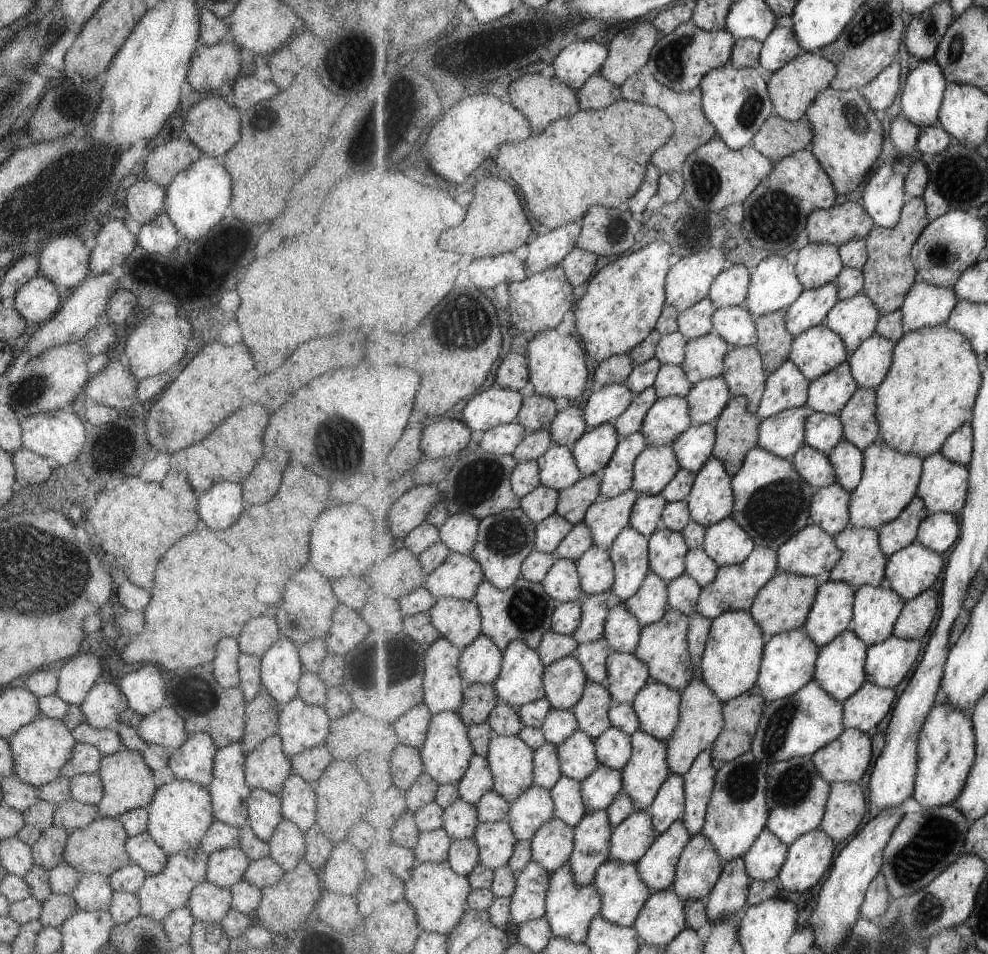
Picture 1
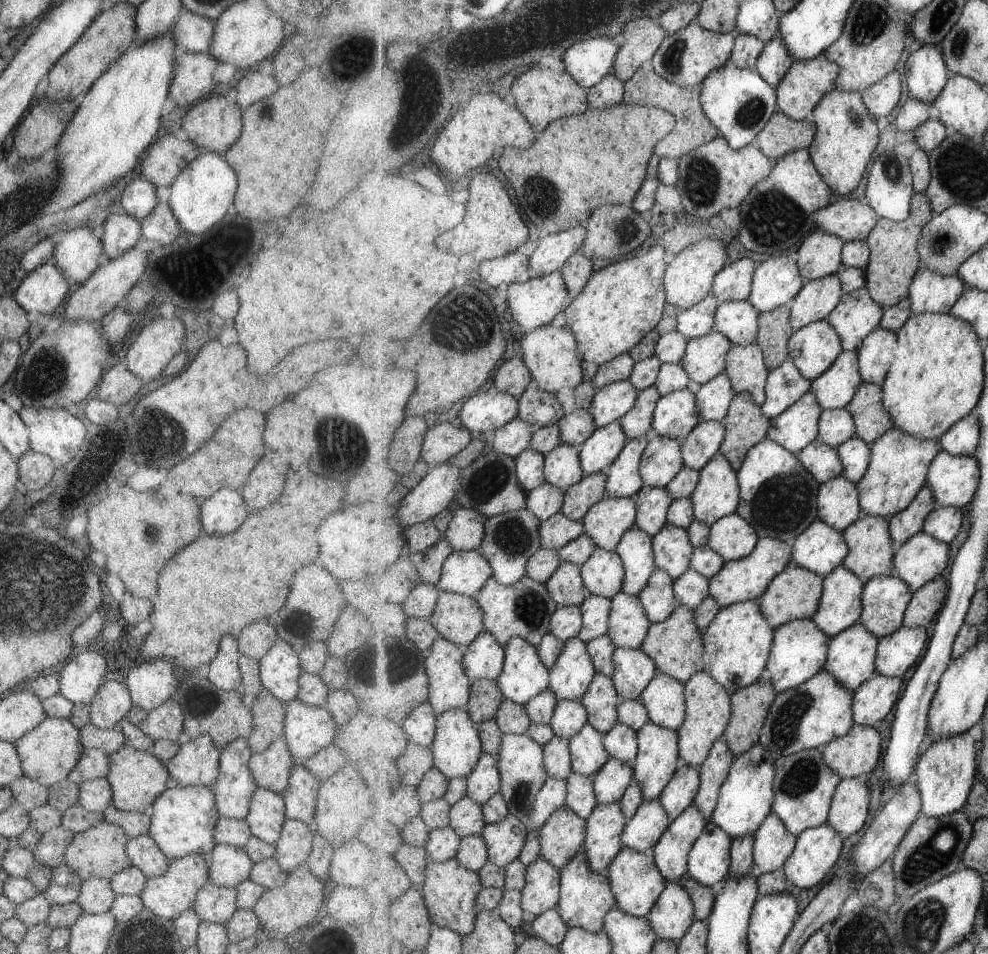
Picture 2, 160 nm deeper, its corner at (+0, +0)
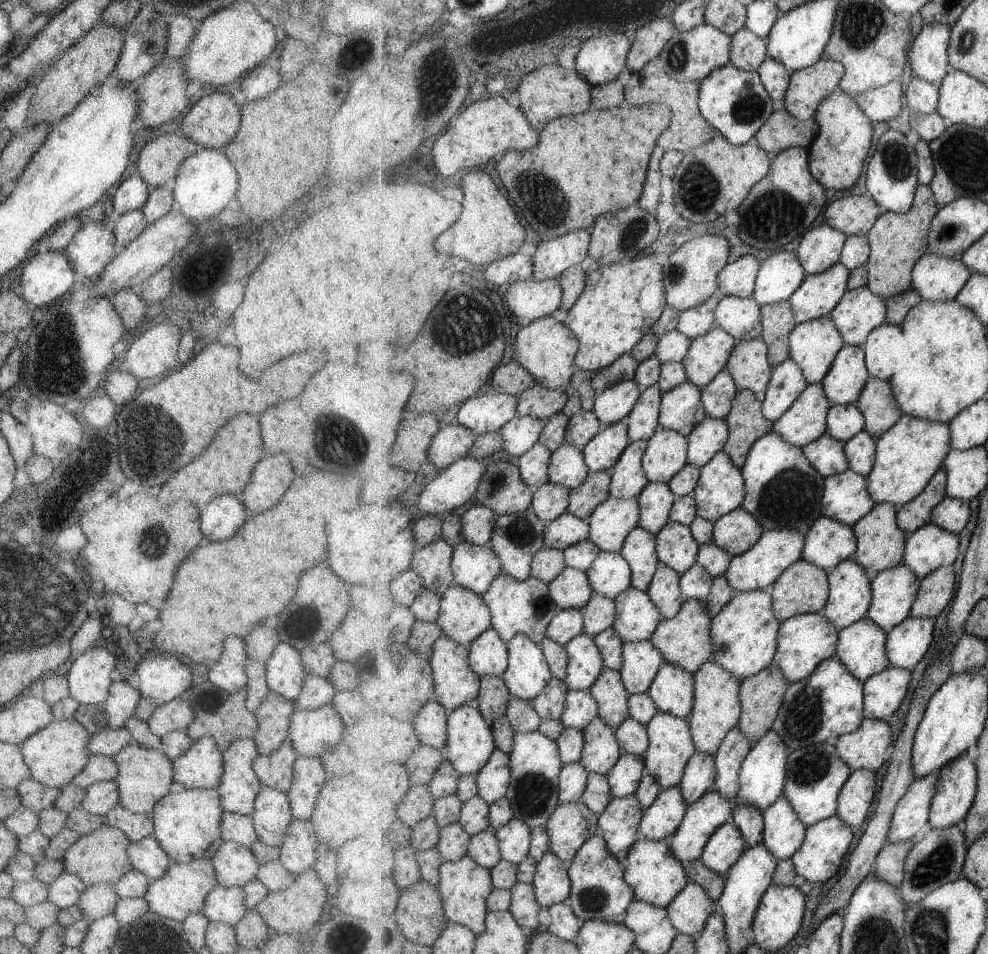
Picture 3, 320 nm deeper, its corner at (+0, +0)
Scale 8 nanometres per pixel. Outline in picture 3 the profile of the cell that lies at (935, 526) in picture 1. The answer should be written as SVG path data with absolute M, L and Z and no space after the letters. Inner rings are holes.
M945 497L943 502L933 509L932 522L952 533L959 533L971 518L969 501Z

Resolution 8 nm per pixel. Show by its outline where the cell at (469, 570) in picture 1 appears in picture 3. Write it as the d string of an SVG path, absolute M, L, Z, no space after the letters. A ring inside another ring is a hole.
M465 541L454 547L454 582L483 596L504 570L502 558L490 545Z

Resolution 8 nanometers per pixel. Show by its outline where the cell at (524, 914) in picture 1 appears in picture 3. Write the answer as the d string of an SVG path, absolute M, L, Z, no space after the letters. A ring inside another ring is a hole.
M550 850L539 862L533 882L539 904L545 908L567 902L572 893L569 876L569 861L562 861L558 854Z

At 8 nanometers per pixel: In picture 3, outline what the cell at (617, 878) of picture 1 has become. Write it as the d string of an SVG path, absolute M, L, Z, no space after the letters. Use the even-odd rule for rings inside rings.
M645 835L636 840L627 858L622 860L625 867L623 879L633 886L636 898L654 905L668 907L677 895L689 884L690 878L686 866L673 852L669 839L653 840Z

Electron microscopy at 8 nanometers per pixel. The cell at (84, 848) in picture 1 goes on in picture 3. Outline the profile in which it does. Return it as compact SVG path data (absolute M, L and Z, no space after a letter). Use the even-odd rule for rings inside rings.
M107 824L101 825L90 833L81 835L65 852L61 858L64 871L74 874L84 882L84 885L107 883L112 885L123 874L132 869L126 855L129 839L118 828Z

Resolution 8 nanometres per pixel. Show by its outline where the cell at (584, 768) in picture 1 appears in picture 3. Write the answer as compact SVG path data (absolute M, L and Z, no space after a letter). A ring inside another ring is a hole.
M597 717L583 730L586 747L581 762L590 773L608 775L620 761L623 752L616 735L616 729L604 718Z

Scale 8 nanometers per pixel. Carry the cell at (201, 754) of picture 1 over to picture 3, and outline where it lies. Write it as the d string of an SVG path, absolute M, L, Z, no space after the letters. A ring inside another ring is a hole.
M211 737L198 738L183 754L172 760L172 773L173 781L181 782L185 789L214 789L222 773L222 752Z

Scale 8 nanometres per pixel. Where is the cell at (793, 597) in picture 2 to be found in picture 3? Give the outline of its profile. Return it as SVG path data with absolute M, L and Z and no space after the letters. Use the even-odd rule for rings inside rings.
M805 557L785 570L771 586L774 610L781 622L805 613L819 613L824 609L830 597L828 576L828 571L807 561Z

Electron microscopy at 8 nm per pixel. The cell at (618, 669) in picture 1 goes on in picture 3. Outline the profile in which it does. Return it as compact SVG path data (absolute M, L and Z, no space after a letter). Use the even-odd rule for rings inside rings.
M625 641L624 663L620 673L625 683L625 688L632 694L647 693L651 688L661 667L666 663L664 654L651 641Z

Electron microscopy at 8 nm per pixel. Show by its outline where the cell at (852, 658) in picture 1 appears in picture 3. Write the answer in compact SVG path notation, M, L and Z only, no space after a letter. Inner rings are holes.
M867 616L855 622L855 624L840 630L836 654L845 663L851 674L865 682L873 675L879 674L890 667L888 650L886 649L887 641L888 631Z

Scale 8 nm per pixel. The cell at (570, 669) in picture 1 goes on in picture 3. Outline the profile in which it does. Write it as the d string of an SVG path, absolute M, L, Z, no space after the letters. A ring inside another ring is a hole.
M583 632L568 642L565 648L570 658L565 682L570 690L590 690L606 667L595 637Z

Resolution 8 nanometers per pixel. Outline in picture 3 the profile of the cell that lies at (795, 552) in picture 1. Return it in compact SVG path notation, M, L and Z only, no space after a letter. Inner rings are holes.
M822 516L817 519L806 534L804 557L807 561L824 568L830 575L844 560L855 557L858 549L854 527L839 522L837 519Z

